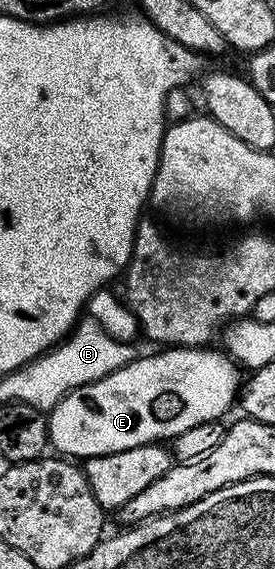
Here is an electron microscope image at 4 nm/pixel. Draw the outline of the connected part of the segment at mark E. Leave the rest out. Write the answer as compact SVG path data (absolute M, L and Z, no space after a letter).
M171 347L155 351L158 351L155 355L146 355L143 359L131 358L129 363L123 363L122 367L116 369L111 375L105 375L94 383L68 392L48 412L49 446L53 450L55 447L58 450L55 452L59 456L85 461L97 455L136 449L140 445L172 441L180 433L196 425L221 420L223 418L221 415L233 403L235 406L240 395L240 379L238 383L240 371L233 359L222 353L213 355L210 349Z

